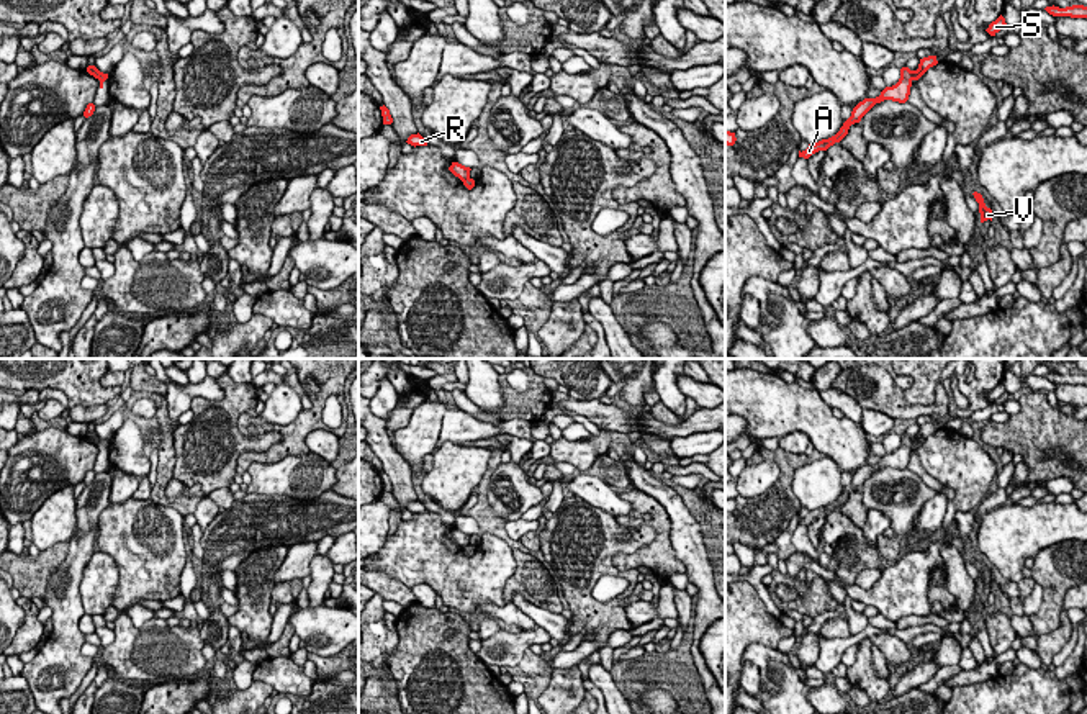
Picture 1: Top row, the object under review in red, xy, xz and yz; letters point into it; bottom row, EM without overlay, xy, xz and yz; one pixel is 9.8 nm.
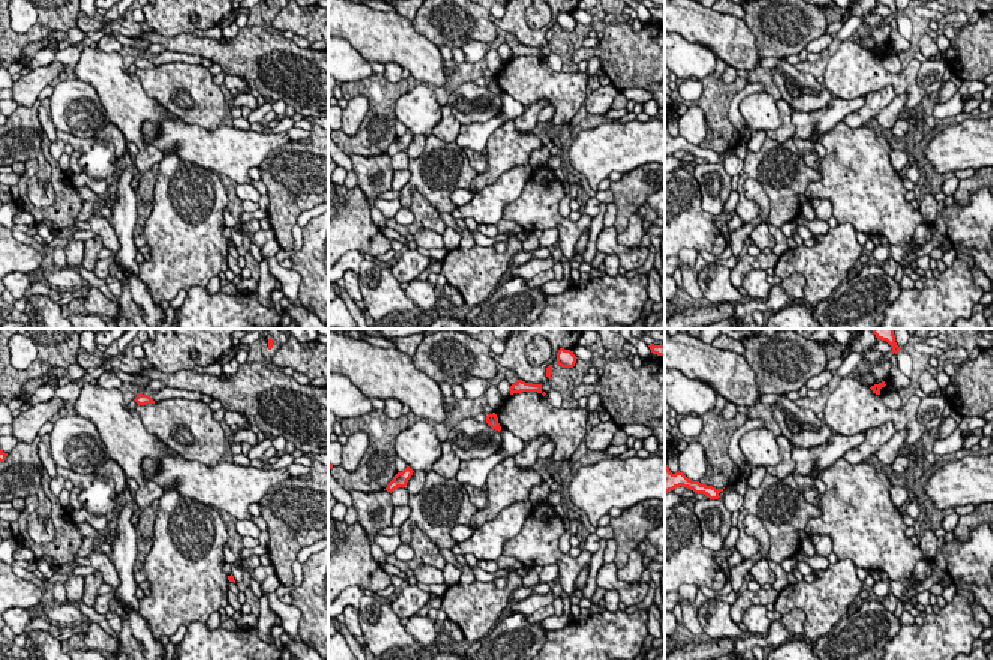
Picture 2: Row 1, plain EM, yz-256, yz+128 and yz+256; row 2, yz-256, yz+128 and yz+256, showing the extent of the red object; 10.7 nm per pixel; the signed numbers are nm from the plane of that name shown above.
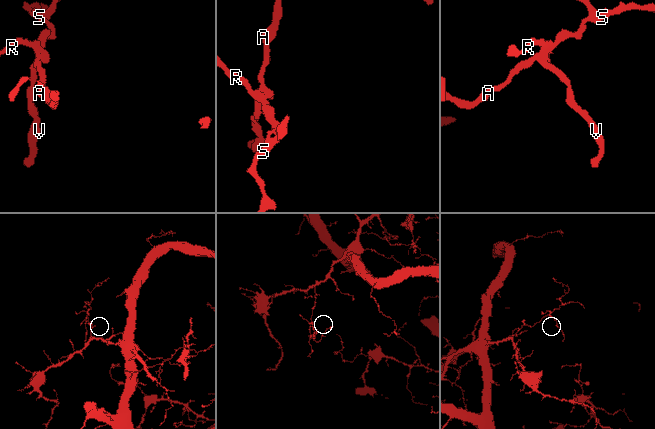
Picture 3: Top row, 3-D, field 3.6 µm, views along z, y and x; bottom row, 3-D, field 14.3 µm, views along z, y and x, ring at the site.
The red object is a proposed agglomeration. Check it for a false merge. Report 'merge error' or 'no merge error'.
merge error

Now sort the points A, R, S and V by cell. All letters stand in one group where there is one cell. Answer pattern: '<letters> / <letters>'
A R V / S

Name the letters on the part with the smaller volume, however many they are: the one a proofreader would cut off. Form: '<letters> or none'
S

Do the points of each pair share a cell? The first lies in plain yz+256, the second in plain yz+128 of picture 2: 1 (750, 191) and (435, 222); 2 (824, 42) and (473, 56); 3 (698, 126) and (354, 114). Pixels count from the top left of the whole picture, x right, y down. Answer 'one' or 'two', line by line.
1: one
2: one
3: one

